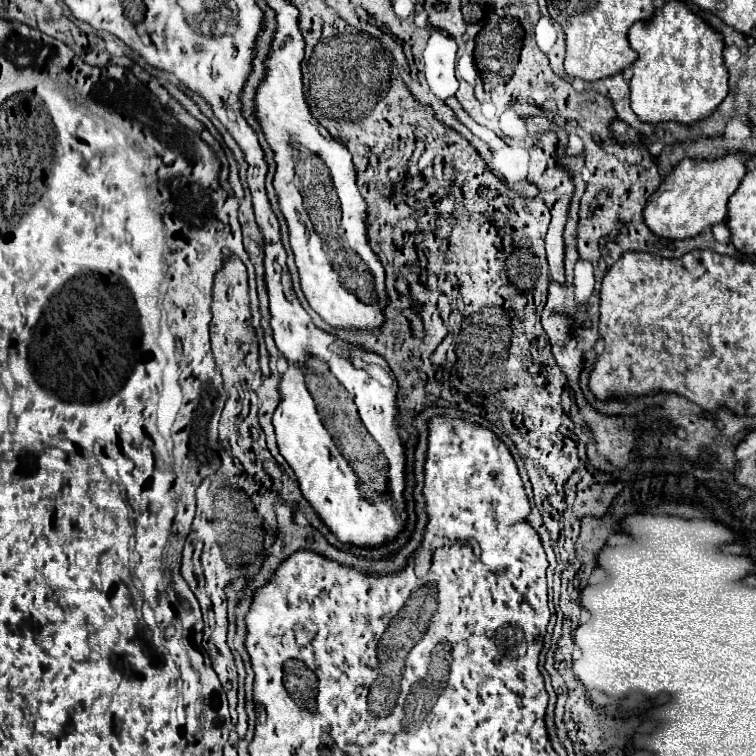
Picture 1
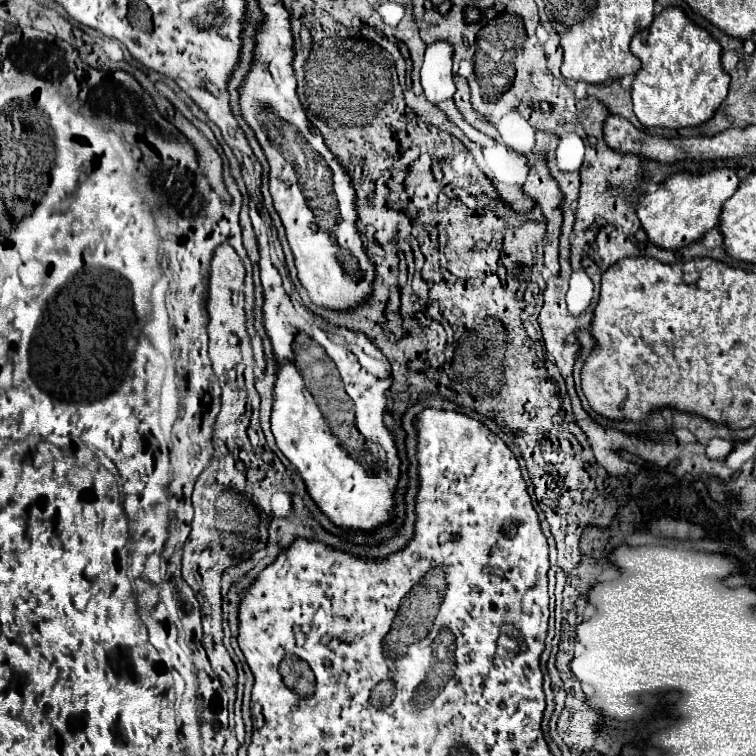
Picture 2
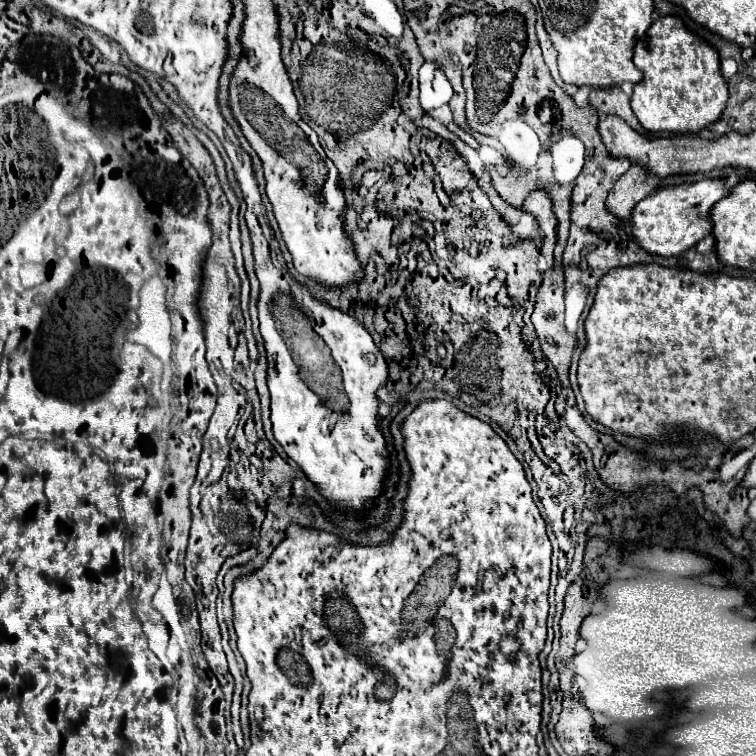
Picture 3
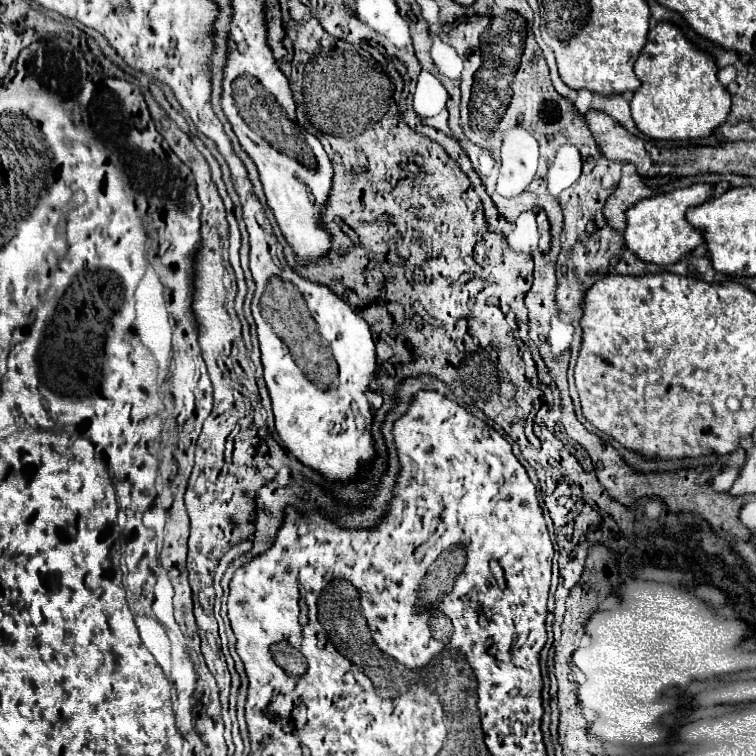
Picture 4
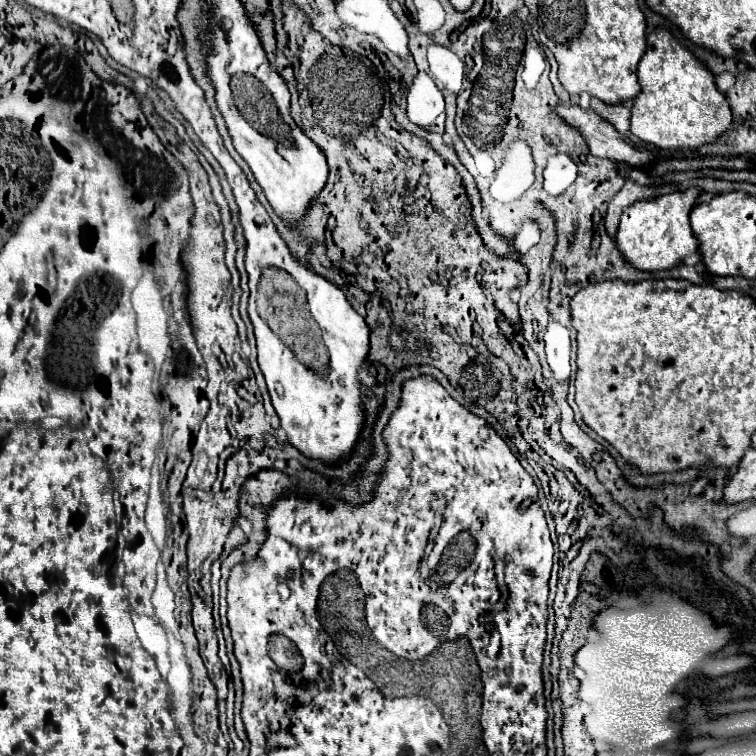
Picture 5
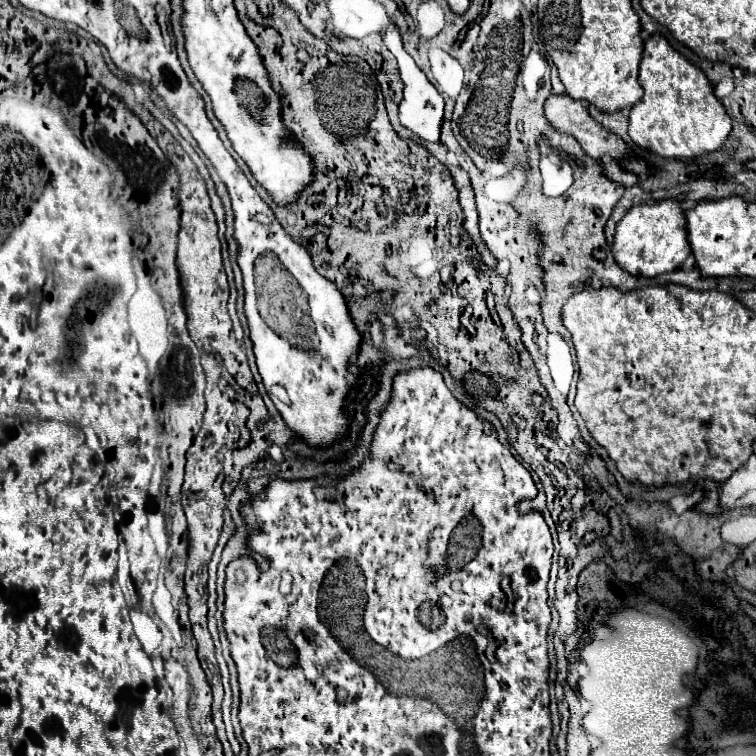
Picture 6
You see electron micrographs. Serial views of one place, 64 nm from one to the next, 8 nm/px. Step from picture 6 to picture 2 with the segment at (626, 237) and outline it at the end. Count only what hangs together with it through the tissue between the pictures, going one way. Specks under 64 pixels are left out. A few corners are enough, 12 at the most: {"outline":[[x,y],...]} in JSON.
{"outline":[[736,168],[676,172],[638,202],[652,244],[718,226]]}

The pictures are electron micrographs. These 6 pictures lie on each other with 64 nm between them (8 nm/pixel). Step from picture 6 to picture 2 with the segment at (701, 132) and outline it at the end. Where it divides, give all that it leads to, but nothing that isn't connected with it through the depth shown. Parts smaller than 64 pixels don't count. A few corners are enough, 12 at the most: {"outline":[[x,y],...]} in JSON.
{"outline":[[680,8],[630,48],[642,126],[694,128],[724,102],[722,48]]}

